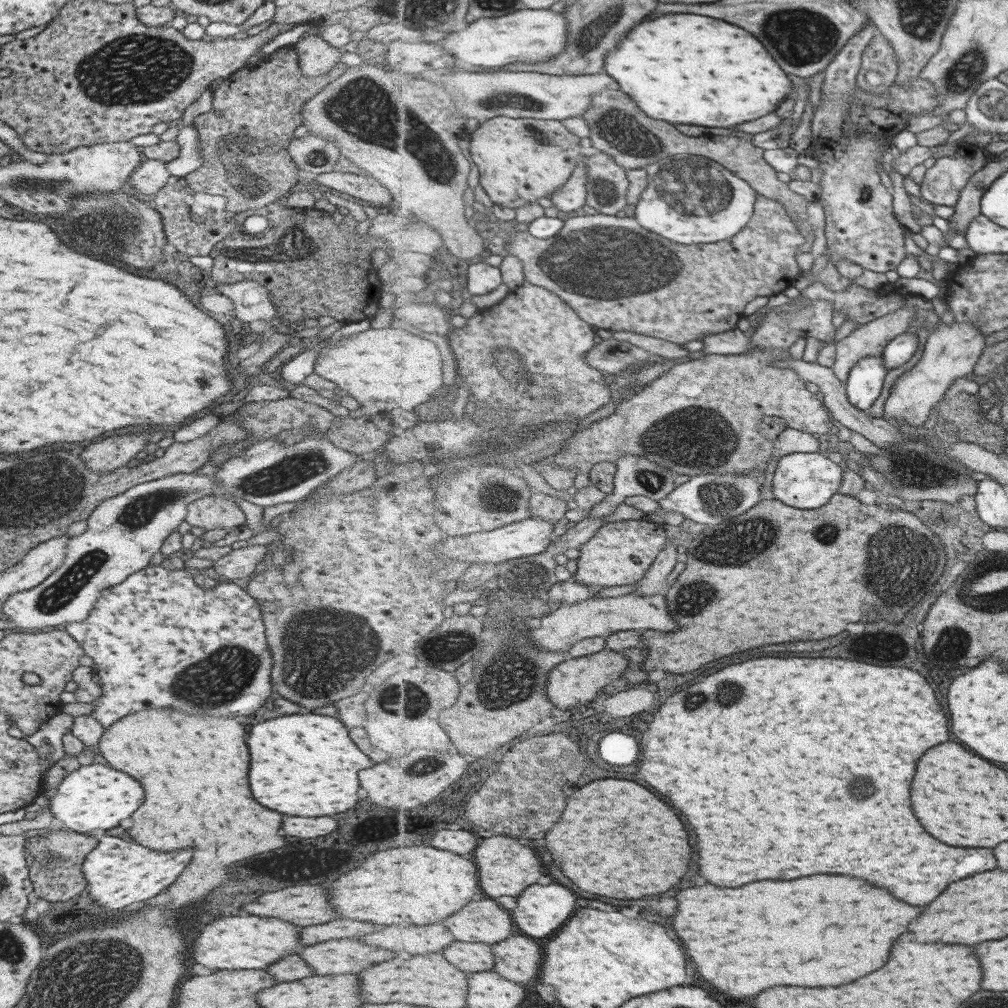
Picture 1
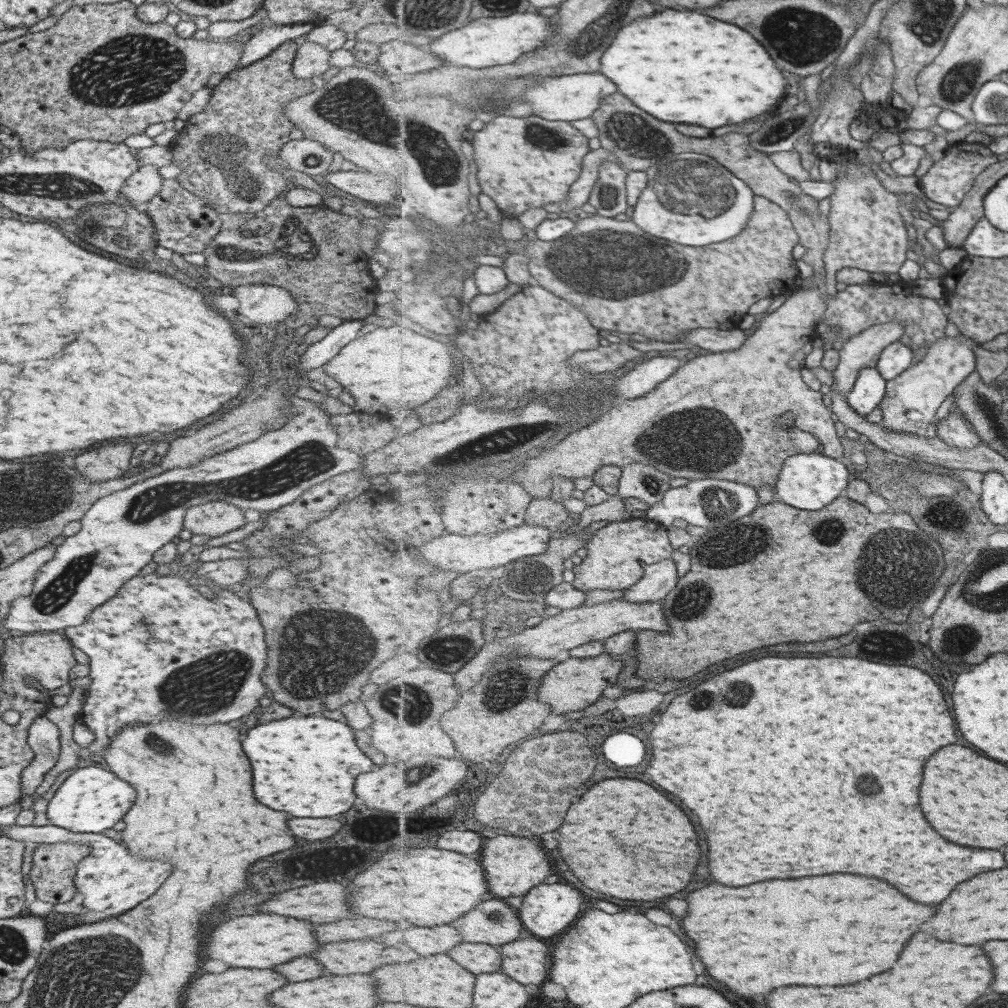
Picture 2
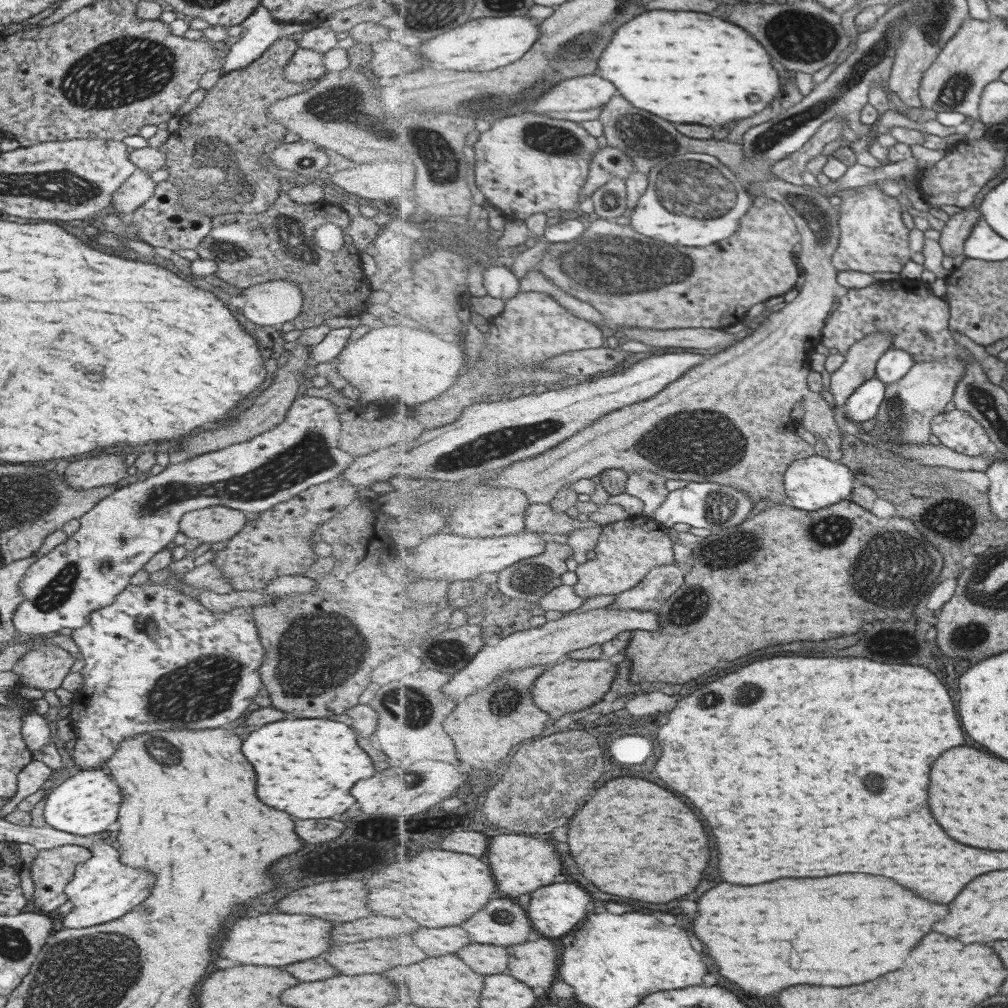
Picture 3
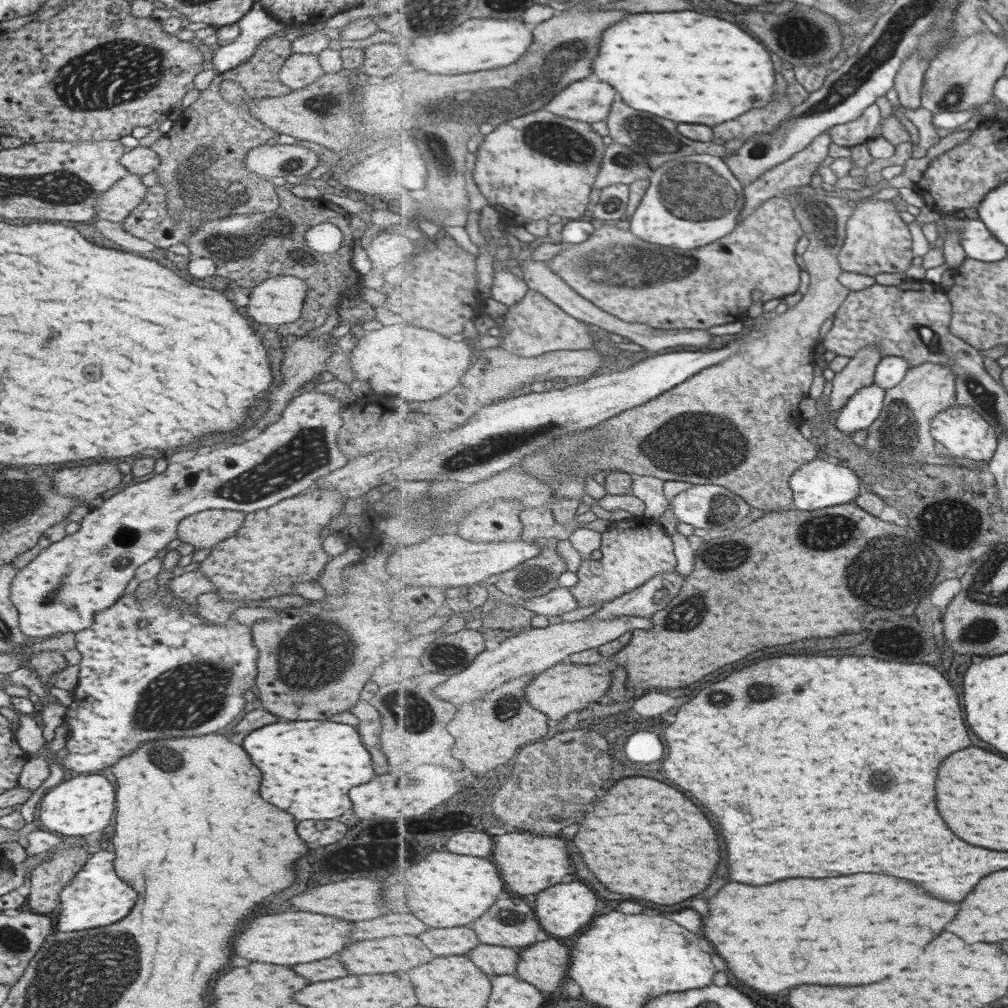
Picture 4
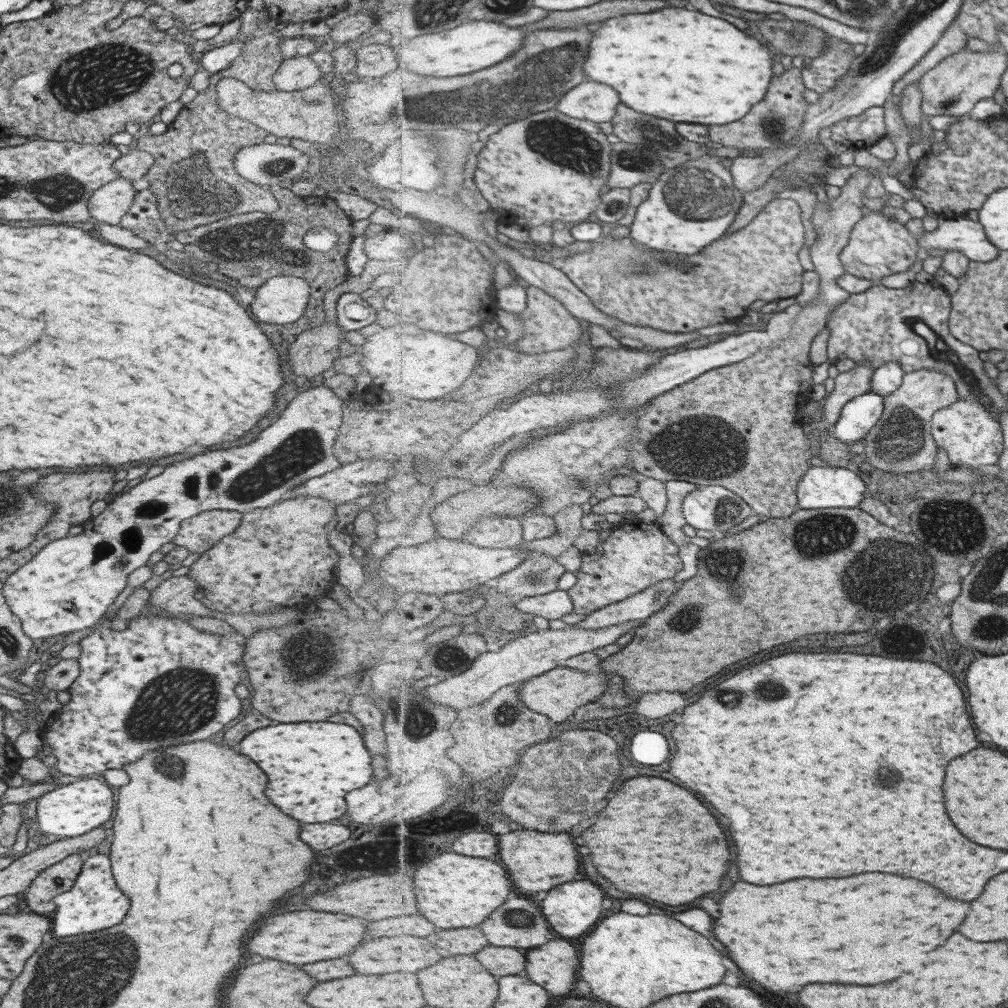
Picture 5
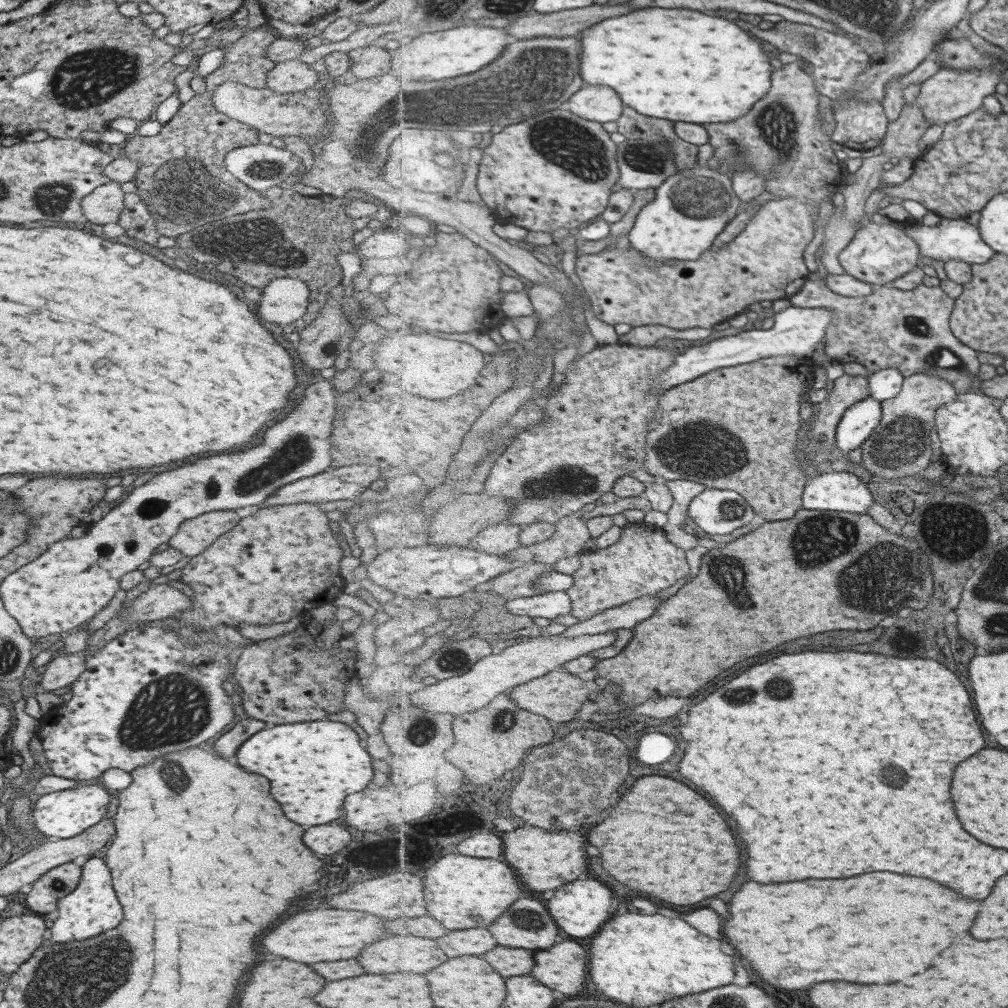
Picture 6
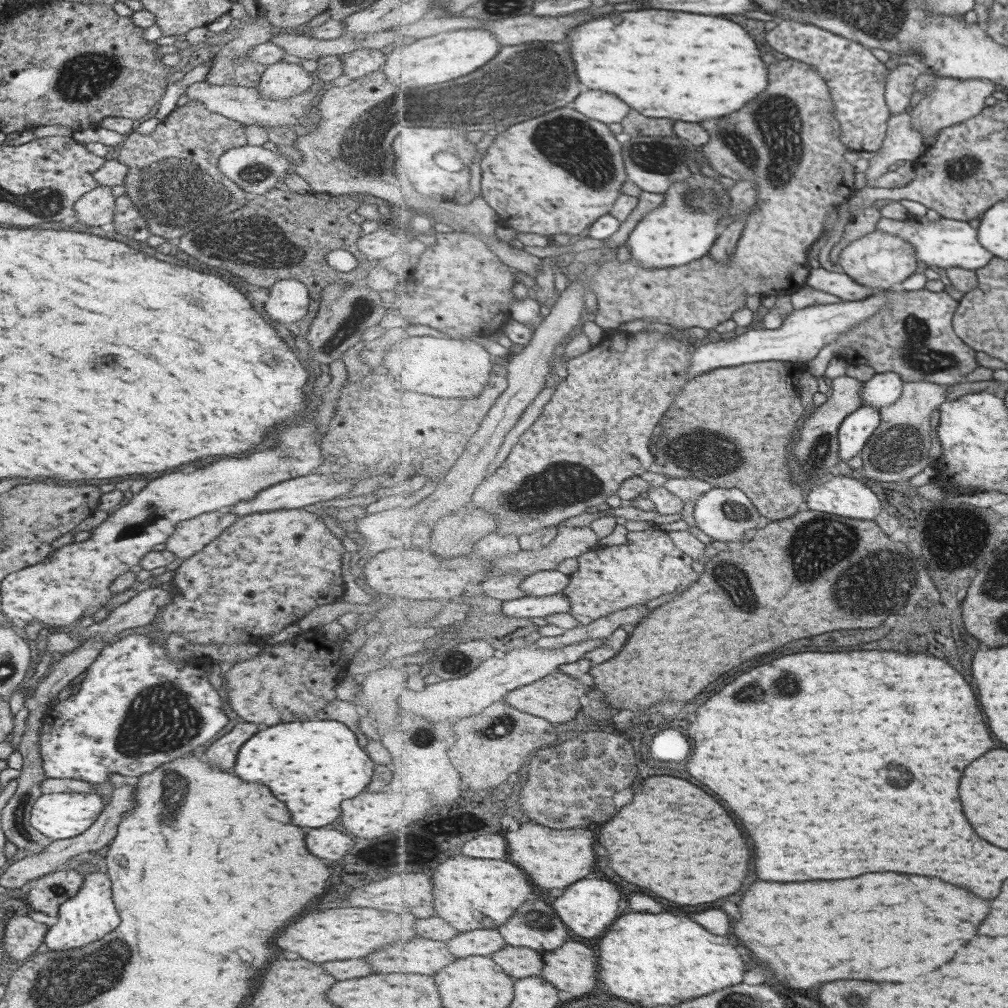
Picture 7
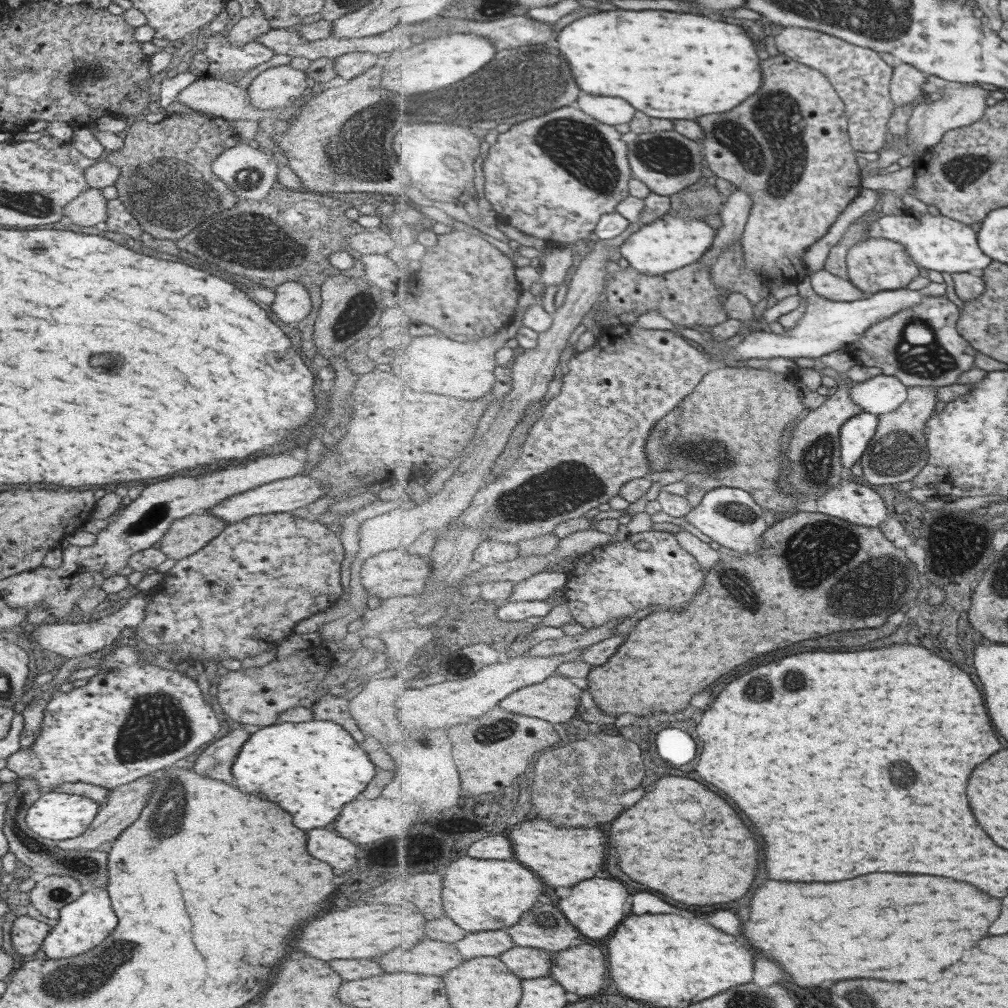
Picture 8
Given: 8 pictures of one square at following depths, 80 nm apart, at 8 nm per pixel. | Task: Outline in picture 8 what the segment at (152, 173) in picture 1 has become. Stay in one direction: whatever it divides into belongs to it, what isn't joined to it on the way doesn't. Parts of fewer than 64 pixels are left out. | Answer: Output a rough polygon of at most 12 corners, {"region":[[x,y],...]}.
{"region":[[100,189],[81,191],[63,208],[73,224],[87,228],[106,219]]}

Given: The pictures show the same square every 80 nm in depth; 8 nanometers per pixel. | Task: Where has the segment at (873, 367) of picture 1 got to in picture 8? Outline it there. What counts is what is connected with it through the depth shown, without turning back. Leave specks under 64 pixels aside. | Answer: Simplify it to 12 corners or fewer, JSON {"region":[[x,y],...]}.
{"region":[[863,411],[844,424],[842,463],[853,468],[875,437],[880,416]]}

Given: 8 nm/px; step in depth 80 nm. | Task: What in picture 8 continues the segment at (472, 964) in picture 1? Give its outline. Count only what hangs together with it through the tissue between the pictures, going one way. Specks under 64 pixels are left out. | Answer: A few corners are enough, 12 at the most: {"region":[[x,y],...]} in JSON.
{"region":[[519,945],[500,959],[523,980],[548,977],[552,951]]}

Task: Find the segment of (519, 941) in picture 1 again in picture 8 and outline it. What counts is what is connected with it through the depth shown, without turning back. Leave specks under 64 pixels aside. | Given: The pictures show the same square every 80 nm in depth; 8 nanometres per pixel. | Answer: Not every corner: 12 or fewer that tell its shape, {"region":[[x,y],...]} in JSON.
{"region":[[581,942],[553,954],[552,977],[575,997],[607,988],[605,952]]}

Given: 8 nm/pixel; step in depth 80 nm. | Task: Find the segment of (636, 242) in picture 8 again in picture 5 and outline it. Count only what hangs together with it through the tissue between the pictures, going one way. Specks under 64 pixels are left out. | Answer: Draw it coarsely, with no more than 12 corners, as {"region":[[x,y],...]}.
{"region":[[673,171],[639,206],[633,238],[653,251],[693,257],[729,232],[735,212],[685,220],[665,200]]}

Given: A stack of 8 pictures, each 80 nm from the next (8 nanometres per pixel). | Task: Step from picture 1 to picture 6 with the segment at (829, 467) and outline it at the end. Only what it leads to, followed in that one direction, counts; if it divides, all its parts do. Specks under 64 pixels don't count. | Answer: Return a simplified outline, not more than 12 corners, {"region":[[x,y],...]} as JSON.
{"region":[[837,467],[804,488],[804,508],[868,514],[870,484]]}

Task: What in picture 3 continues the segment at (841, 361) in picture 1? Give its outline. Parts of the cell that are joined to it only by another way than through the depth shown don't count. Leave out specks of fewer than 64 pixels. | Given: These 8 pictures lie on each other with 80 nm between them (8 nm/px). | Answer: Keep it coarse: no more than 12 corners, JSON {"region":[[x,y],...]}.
{"region":[[891,333],[856,342],[831,374],[829,391],[844,405],[891,348]]}

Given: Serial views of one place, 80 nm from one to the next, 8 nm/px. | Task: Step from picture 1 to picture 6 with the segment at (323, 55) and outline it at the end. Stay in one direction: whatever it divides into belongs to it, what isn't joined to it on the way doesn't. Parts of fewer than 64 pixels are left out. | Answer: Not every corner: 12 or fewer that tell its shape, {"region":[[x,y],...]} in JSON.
{"region":[[299,59],[275,63],[265,88],[295,93],[311,89],[317,72]]}

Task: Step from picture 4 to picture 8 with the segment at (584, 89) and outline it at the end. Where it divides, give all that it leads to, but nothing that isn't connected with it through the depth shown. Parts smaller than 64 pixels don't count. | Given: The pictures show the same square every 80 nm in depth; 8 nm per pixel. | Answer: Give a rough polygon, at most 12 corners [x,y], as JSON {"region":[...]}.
{"region":[[585,94],[578,100],[595,120],[611,126],[631,122],[627,100]]}

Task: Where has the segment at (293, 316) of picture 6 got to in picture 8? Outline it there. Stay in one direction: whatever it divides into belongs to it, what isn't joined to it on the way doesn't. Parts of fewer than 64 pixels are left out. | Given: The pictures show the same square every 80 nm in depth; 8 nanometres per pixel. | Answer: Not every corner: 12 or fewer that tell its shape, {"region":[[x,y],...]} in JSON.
{"region":[[303,285],[274,289],[269,309],[279,321],[297,324],[311,311]]}

